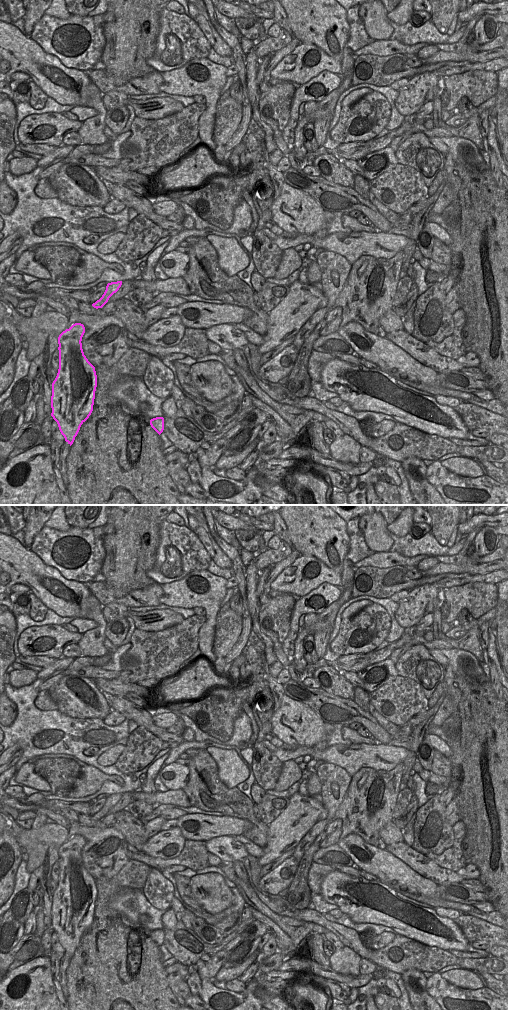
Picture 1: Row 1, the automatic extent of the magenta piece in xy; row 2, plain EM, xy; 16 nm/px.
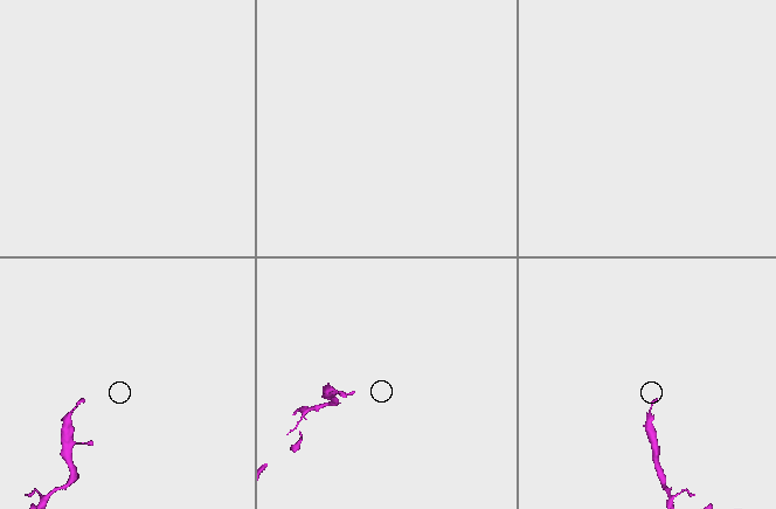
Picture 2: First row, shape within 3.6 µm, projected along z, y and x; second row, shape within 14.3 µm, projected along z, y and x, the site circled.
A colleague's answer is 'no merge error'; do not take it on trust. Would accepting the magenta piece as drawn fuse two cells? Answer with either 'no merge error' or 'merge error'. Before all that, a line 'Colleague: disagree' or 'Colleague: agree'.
Colleague: agree
no merge error

